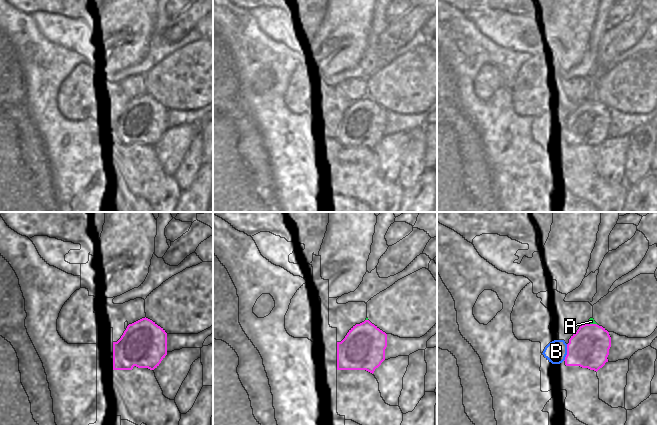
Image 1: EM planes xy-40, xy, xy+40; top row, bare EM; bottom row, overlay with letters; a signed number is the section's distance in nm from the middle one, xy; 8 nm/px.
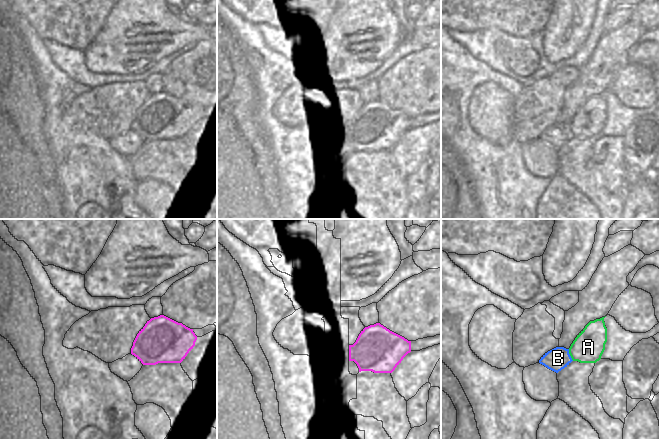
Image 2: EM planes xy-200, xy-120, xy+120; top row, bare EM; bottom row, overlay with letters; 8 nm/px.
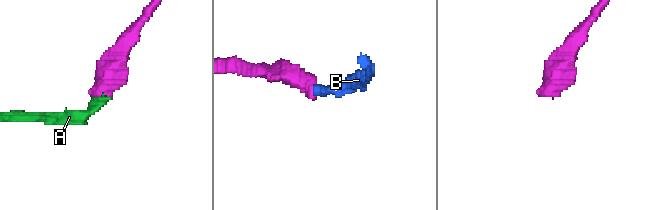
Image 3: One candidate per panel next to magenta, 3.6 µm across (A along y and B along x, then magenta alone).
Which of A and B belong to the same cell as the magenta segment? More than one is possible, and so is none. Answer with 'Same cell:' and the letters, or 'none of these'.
Same cell: A

